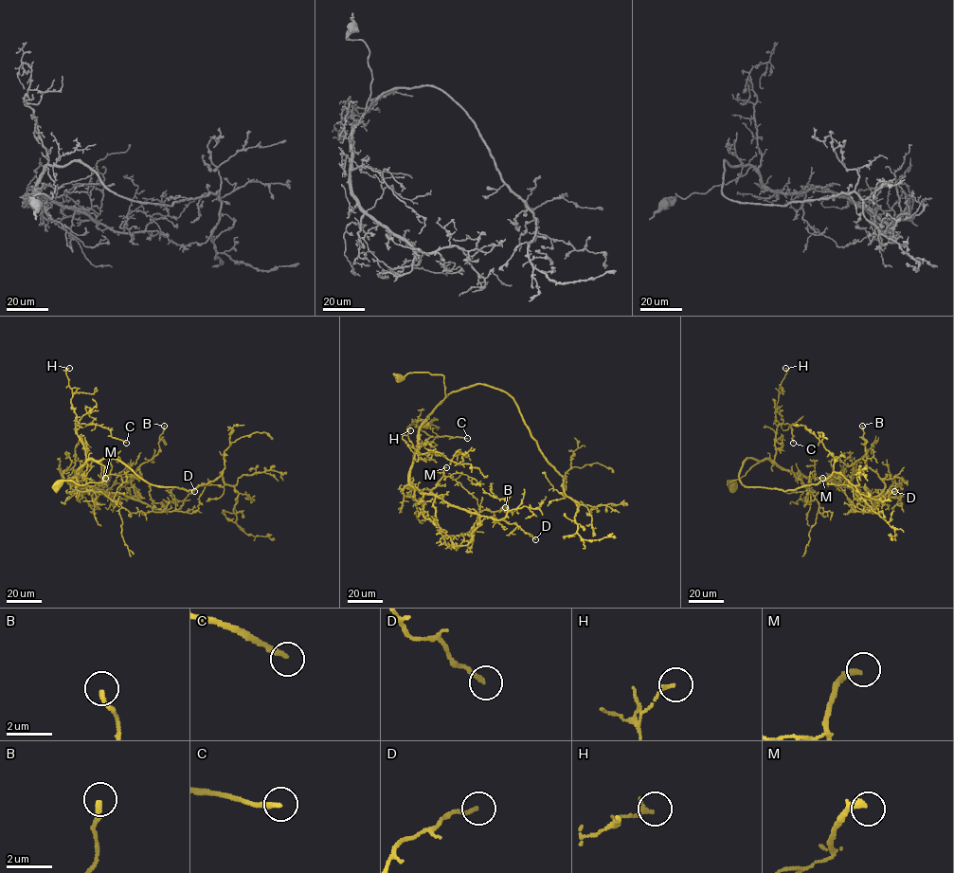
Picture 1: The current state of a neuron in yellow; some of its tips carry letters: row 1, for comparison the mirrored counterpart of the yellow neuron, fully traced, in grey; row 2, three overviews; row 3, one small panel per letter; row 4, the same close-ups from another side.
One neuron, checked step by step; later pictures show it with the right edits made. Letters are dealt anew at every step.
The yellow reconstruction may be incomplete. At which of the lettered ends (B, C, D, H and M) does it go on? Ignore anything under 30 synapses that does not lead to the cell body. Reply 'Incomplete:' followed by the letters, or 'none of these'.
Incomplete: C, M

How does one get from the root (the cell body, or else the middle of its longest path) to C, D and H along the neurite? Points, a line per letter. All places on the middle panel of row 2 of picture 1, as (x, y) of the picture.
C: (400, 378), (412, 372), (442, 375), (445, 396), (426, 421), (419, 420), (416, 426), (434, 437), (467, 438)
D: (400, 378), (441, 374), (445, 388), (445, 396), (420, 428), (410, 483), (451, 504), (515, 523), (535, 539)
H: (400, 378), (422, 372), (443, 376), (445, 396), (426, 421), (413, 421), (410, 430)

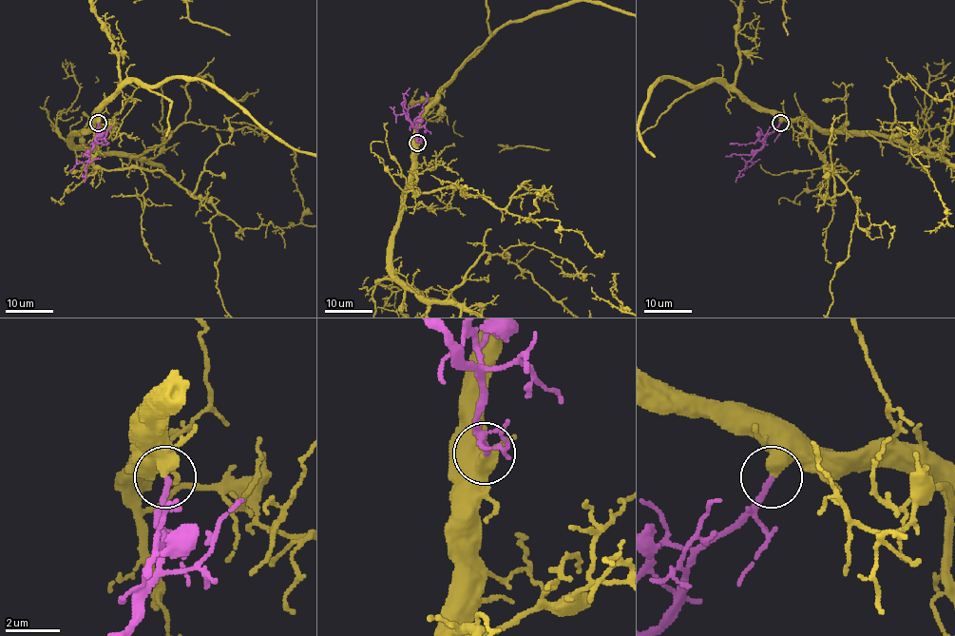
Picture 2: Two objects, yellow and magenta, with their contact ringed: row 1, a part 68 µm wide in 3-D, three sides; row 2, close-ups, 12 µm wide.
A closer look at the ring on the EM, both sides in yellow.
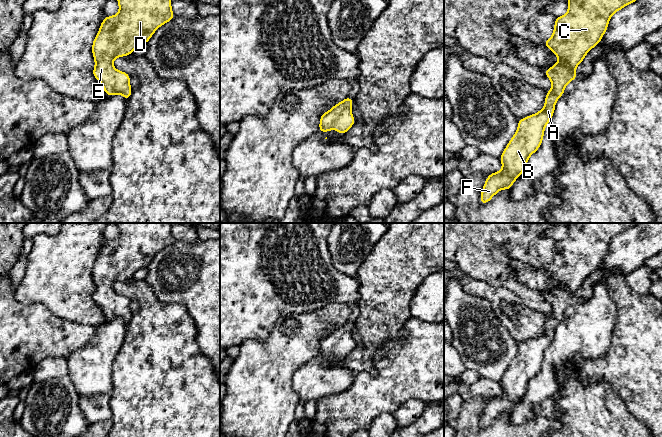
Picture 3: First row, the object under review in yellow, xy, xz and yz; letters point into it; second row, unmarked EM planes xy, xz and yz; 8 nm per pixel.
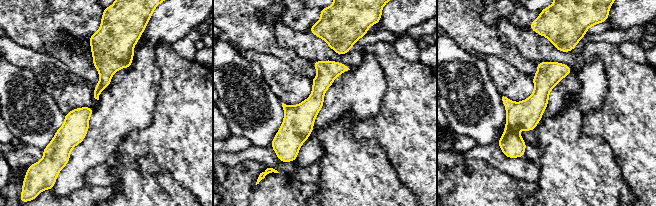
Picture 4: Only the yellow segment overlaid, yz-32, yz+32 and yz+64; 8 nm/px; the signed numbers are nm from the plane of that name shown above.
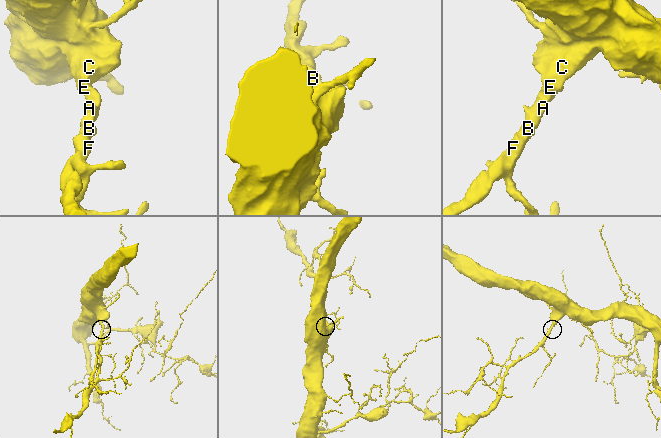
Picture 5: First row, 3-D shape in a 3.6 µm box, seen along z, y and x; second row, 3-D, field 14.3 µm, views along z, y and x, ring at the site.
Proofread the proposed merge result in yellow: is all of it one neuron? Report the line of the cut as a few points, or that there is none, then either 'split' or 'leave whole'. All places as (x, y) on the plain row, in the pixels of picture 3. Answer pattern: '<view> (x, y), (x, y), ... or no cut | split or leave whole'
no cut | leave whole

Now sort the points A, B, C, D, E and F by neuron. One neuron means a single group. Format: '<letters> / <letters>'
A B C D E F

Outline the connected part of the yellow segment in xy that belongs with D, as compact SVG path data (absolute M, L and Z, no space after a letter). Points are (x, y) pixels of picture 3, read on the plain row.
M117 223L116 225L119 228L119 236L104 242L93 264L92 278L95 291L92 298L102 308L107 320L120 318L127 324L132 319L130 300L114 292L114 283L130 279L137 270L147 268L155 255L174 243L175 239L171 233L170 223Z

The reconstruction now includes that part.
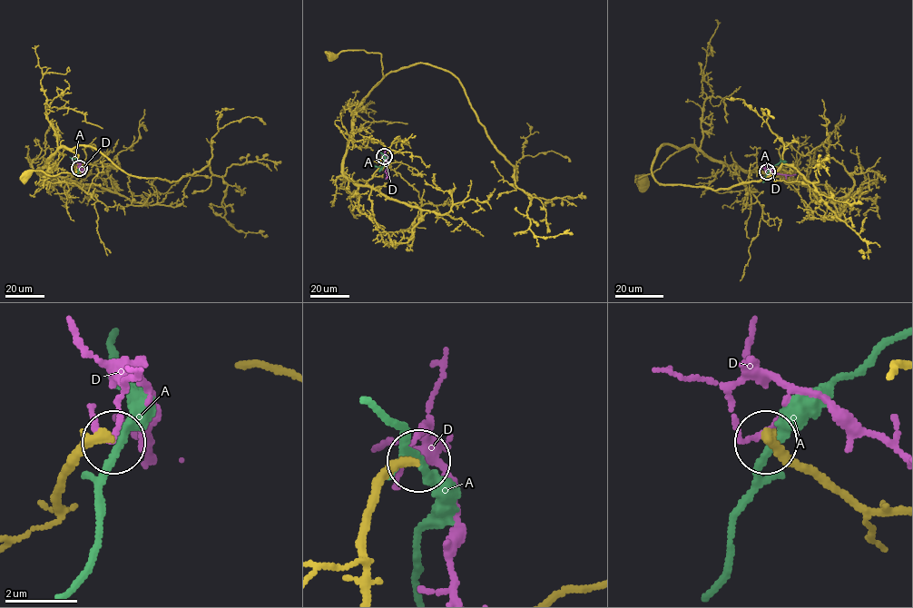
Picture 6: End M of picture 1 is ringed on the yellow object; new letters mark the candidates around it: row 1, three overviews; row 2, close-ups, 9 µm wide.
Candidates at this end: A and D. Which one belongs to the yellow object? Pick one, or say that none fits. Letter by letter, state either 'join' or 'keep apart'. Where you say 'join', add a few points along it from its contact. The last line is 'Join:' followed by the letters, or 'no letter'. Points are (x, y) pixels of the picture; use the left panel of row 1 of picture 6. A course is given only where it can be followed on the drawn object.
A: keep apart
D: keep apart
Join: no letter

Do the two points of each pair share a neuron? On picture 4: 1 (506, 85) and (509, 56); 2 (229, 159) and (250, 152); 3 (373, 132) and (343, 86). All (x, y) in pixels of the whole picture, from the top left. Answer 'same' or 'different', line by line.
1: different
2: same
3: different

